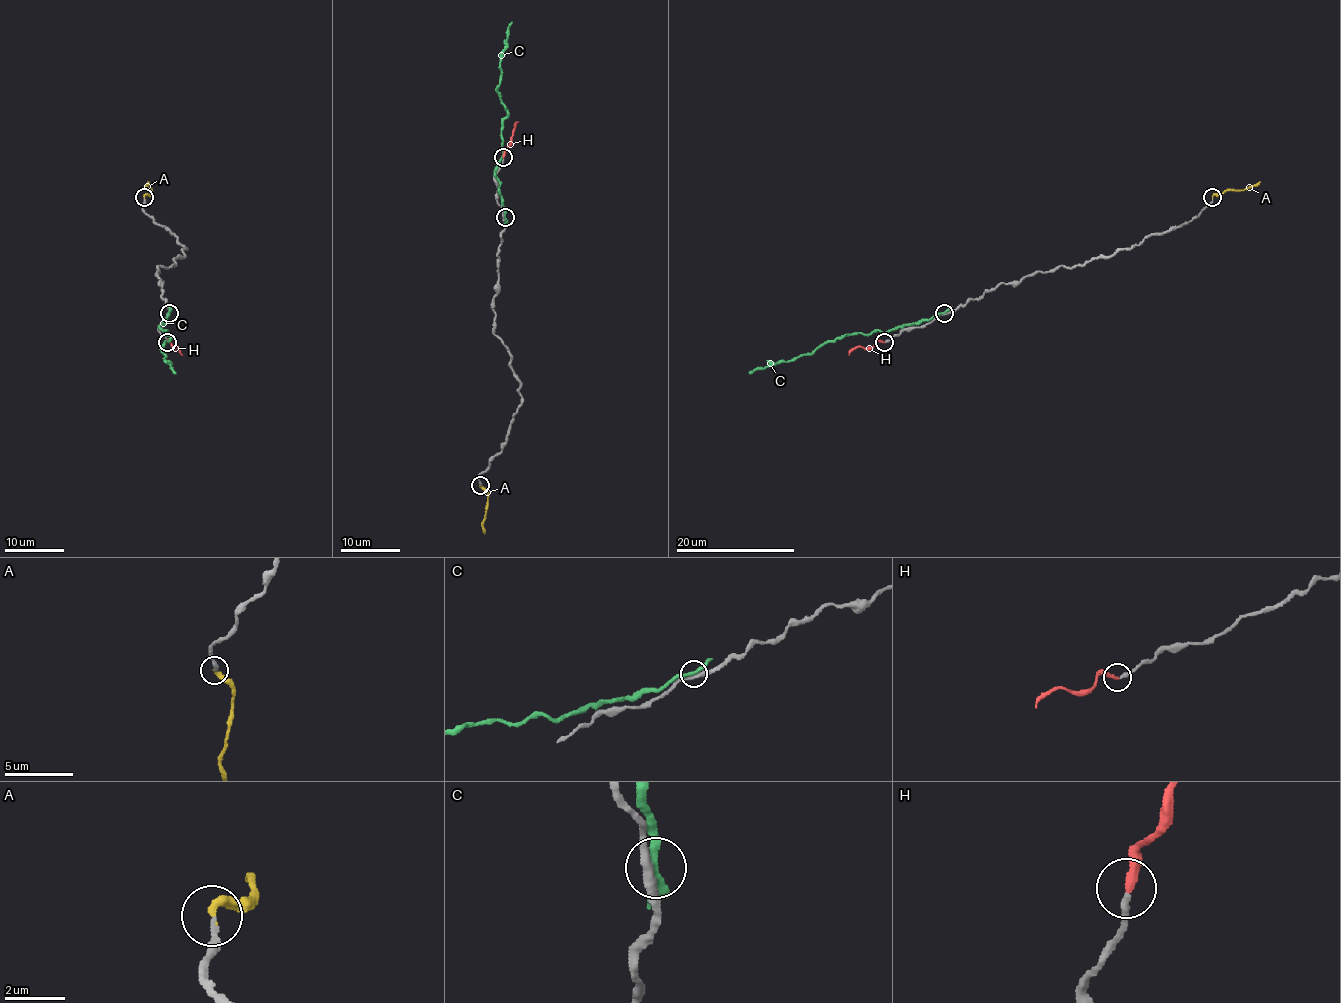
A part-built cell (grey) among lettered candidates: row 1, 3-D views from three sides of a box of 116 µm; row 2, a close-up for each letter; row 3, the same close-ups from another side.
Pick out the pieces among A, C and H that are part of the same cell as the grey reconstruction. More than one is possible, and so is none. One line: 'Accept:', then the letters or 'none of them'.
Accept: A, H

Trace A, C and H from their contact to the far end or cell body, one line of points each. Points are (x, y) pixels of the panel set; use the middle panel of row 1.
A: (480, 486), (488, 495), (485, 533)
C: (505, 217), (495, 167), (502, 155), (501, 121), (507, 115), (498, 91), (501, 51), (511, 21)
H: (502, 156), (510, 144), (513, 128), (519, 122)

